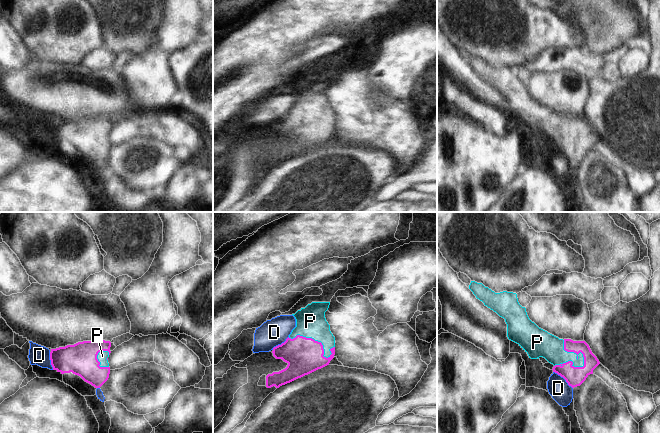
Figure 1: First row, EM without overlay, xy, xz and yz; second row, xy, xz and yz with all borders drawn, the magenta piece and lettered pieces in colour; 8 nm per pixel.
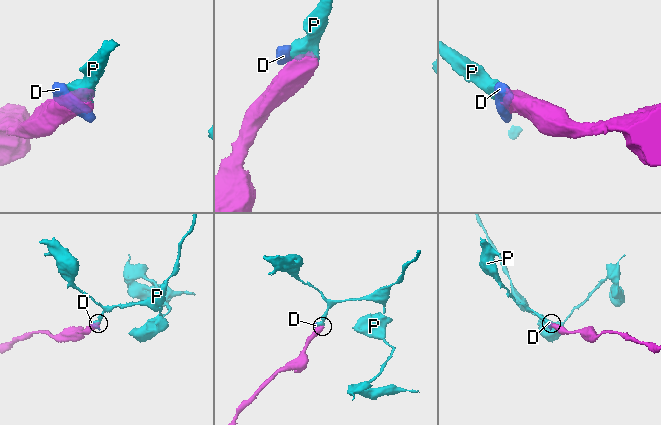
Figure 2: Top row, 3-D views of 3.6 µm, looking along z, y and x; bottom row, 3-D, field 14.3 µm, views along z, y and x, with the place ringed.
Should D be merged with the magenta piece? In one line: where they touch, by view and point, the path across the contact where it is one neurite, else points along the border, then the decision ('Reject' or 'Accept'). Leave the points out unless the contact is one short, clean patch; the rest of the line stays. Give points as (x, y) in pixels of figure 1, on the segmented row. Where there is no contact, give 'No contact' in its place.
Touches magenta at yz (563, 377). Reject.

